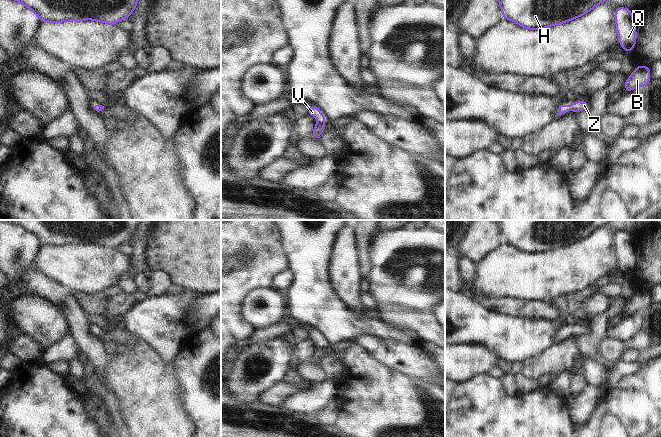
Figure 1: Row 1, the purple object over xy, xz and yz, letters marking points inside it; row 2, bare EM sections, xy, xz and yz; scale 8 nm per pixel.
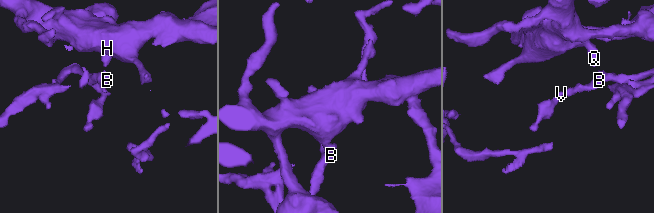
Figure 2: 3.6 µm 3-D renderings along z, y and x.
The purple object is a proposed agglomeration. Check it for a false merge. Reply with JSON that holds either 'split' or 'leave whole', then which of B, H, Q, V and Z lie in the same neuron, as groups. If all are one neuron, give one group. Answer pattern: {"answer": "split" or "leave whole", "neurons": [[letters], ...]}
{"answer": "leave whole", "neurons": [["B", "H", "Q", "V", "Z"]]}

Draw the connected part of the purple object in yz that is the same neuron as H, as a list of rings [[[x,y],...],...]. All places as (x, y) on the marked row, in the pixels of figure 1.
[[[498,0],[502,18],[529,30],[543,30],[579,18],[606,0]]]

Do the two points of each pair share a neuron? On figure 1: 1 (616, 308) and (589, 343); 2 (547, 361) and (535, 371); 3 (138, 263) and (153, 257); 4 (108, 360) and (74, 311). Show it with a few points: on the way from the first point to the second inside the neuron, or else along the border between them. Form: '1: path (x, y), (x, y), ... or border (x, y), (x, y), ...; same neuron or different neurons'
1: path (607, 316), (600, 323), (598, 334); same neuron
2: path (544, 364), (538, 368); same neuron
3: border (150, 237), (146, 247), (147, 268); different neurons
4: path (96, 349), (84, 337), (77, 323); same neuron

